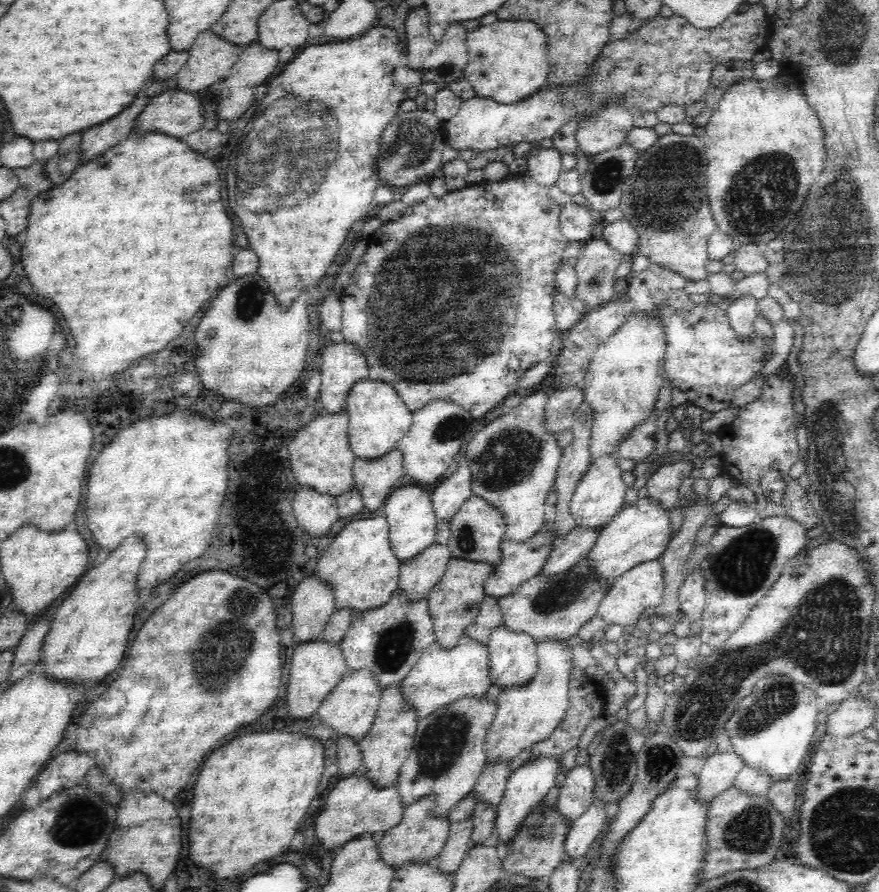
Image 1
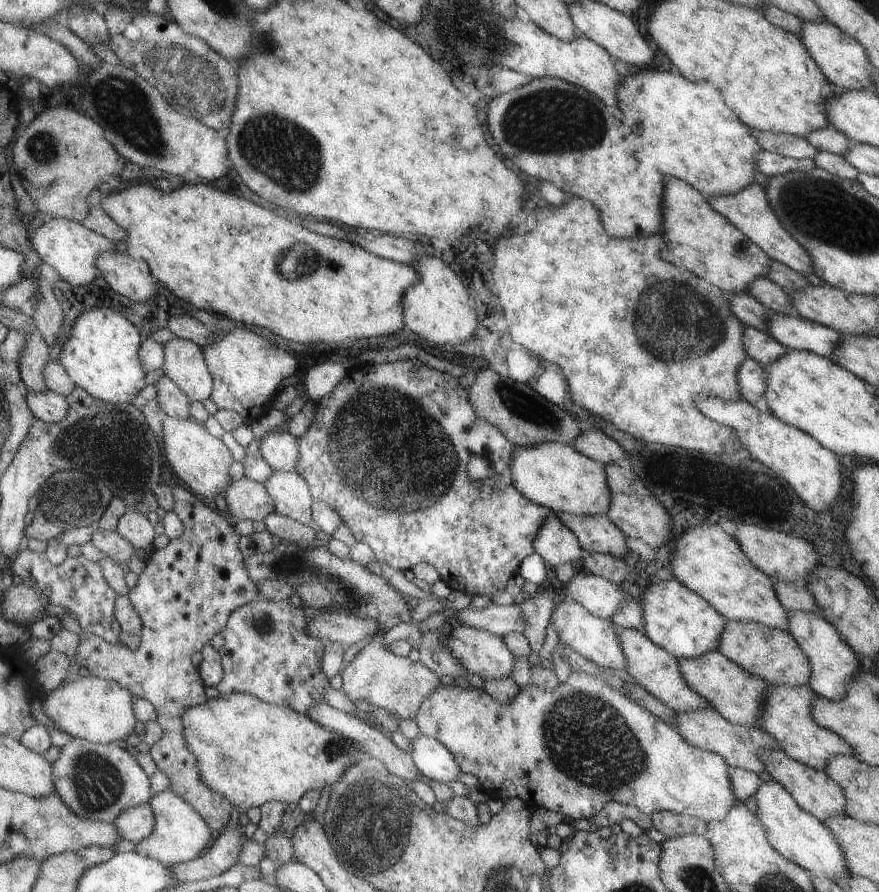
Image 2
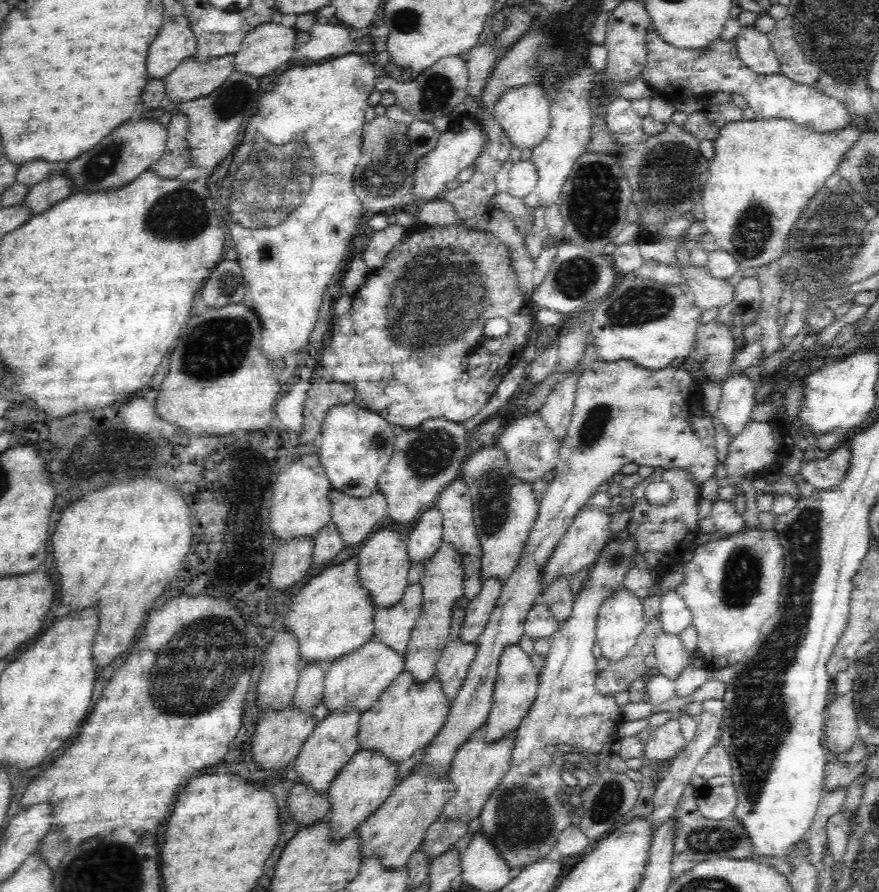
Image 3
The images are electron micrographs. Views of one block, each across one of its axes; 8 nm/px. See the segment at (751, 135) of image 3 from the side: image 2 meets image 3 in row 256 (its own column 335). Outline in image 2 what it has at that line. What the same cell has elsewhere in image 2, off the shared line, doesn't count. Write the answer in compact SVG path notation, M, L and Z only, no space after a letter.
M244 692L218 695L216 698L207 699L200 705L190 706L189 709L183 711L182 726L186 746L197 759L197 766L199 772L201 772L202 780L212 791L223 795L233 806L236 806L239 812L246 812L246 810L251 807L260 807L264 802L277 801L287 804L296 803L299 797L302 797L303 793L307 792L309 789L318 790L319 793L321 788L325 786L329 787L332 782L337 781L337 778L342 776L345 770L351 768L353 764L363 757L363 754L353 746L350 740L315 724L307 715L299 711L294 711L289 706L271 704Z

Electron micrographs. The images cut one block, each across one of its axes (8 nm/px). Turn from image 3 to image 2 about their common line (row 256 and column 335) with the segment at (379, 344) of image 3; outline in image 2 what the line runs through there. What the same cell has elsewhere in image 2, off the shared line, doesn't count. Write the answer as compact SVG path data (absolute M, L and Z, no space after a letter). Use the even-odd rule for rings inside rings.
M415 359L395 361L394 363L355 365L345 371L344 376L332 388L328 394L318 400L314 406L314 416L311 417L305 432L298 436L298 460L295 472L302 475L310 489L310 497L315 501L321 501L330 506L339 518L352 532L354 540L365 542L373 552L378 562L383 562L395 570L409 570L417 563L429 563L439 573L442 580L451 590L460 590L470 597L485 594L488 597L499 594L505 588L505 582L516 574L519 563L527 555L533 552L533 540L537 536L542 522L549 517L551 510L531 502L522 494L519 494L510 478L510 458L514 454L514 445L501 434L498 427L480 419L471 406L467 390L461 388L456 378L445 372L431 369L424 363ZM467 452L475 452L483 455L492 463L493 478L479 480L479 482L467 482L465 476L465 464L467 464Z

